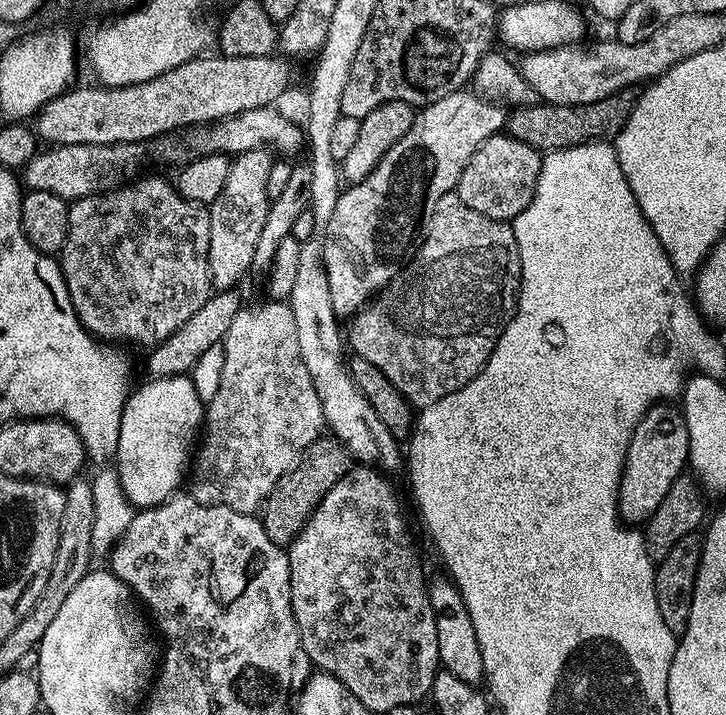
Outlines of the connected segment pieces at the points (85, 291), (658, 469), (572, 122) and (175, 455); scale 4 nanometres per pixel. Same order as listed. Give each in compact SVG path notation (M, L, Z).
M148 176L145 180L136 180L133 184L125 183L103 194L84 196L80 200L71 201L68 205L68 229L66 242L58 254L58 263L64 281L70 294L70 302L74 306L76 316L82 322L86 331L92 333L100 342L115 342L114 340L129 340L132 344L148 344L155 346L162 343L168 336L174 334L202 306L214 292L208 251L210 250L210 218L211 211L205 205L186 199L176 189L171 179L163 180L160 176Z
M675 403L652 404L632 431L630 446L626 450L624 469L620 475L618 490L618 510L620 518L629 526L643 525L658 510L662 498L670 491L670 486L685 475L688 463L690 438L686 430L683 411L675 408Z
M635 87L623 88L606 98L598 98L598 102L589 104L550 104L537 102L535 104L522 104L513 107L506 116L507 135L514 137L518 142L526 142L526 146L534 146L542 154L557 152L563 148L573 148L579 144L590 144L593 142L612 142L616 135L626 126L630 114L636 105L638 92Z
M191 375L152 378L148 382L149 384L142 385L137 392L135 389L124 401L120 432L116 434L114 469L125 492L125 498L136 510L153 508L179 489L176 487L179 486L183 476L185 479L186 469L189 467L190 457L193 455L206 411L206 404L200 400Z

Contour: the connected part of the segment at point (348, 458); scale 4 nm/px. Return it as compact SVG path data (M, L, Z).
M321 434L310 445L291 470L277 482L274 490L262 505L262 527L271 540L281 546L291 544L293 538L304 528L320 500L349 470L354 467L354 457L348 447L331 434Z

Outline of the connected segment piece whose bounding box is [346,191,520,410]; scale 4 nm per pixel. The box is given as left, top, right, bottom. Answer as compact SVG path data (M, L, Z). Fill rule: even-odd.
M450 191L438 198L416 255L383 292L351 317L346 340L350 348L352 343L351 351L355 355L378 366L413 409L419 410L438 402L438 398L446 398L446 394L457 392L482 371L498 338L514 318L518 301L520 251L511 223L470 210L455 191Z

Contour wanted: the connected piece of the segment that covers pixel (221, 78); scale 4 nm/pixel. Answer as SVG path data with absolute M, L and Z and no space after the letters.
M205 54L141 84L121 88L73 87L40 107L34 117L34 132L48 146L144 144L172 134L175 128L188 128L191 124L207 126L246 110L275 105L275 100L287 90L288 79L292 76L292 68L287 63L291 64L276 54L262 58Z

